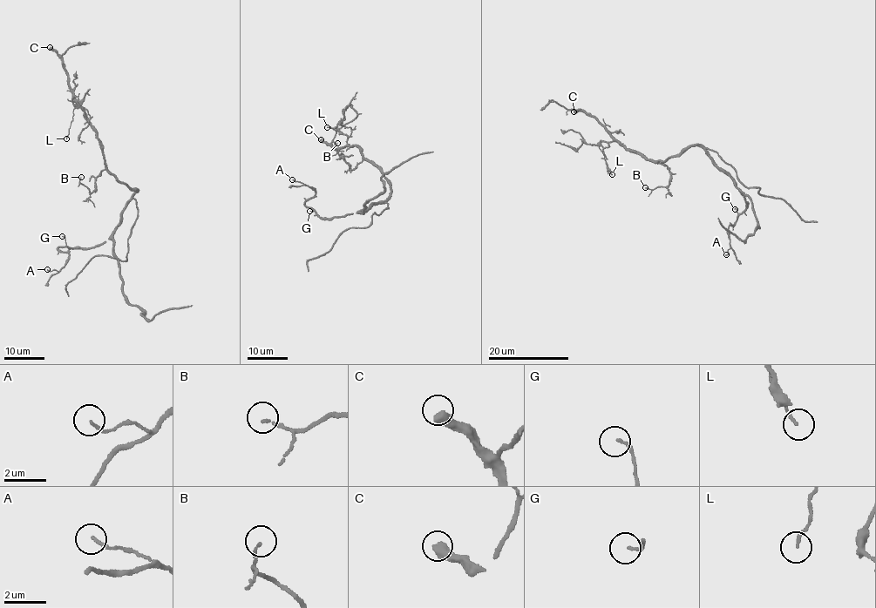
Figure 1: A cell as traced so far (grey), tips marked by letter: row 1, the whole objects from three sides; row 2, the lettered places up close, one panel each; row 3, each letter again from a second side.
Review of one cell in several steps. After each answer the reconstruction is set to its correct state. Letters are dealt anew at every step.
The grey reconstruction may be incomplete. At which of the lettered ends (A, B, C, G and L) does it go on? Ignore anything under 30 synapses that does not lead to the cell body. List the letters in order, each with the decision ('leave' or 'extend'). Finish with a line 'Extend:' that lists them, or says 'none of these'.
A: leave
B: leave
C: extend
G: leave
L: leave
Extend: C

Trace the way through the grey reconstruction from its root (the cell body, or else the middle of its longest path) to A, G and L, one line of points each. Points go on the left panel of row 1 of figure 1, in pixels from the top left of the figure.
A: (137, 188), (108, 239), (94, 247), (58, 247), (68, 253), (68, 261), (58, 271), (47, 269)
G: (137, 188), (120, 221), (101, 244), (72, 248), (62, 236)
L: (137, 188), (118, 180), (108, 169), (102, 143), (80, 107), (73, 111), (66, 138)

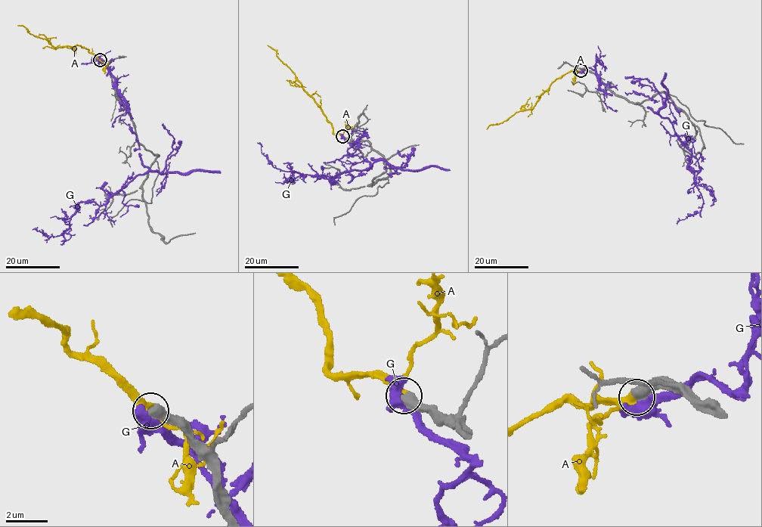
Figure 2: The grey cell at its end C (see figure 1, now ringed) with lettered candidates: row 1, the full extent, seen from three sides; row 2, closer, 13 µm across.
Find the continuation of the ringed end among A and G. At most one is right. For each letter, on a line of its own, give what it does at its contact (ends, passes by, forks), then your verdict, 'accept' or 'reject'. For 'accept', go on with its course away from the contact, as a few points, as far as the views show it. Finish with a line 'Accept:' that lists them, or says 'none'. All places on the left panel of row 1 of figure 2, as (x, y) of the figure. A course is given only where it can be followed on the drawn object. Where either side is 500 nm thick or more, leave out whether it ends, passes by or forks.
A: accept; it runs (100, 60), (90, 54), (88, 49), (80, 44), (54, 48), (47, 40), (17, 25)
G: reject
Accept: A

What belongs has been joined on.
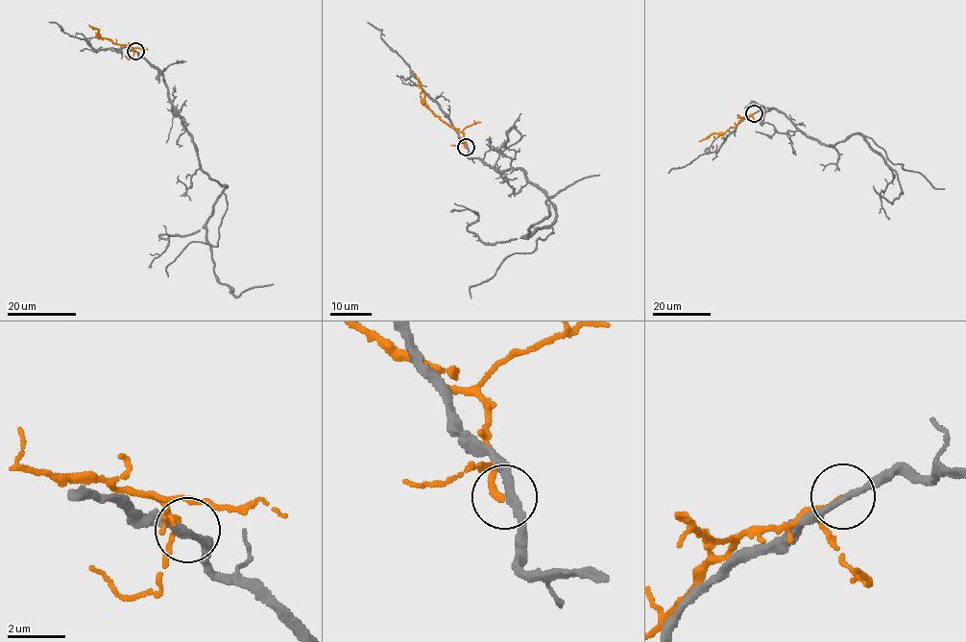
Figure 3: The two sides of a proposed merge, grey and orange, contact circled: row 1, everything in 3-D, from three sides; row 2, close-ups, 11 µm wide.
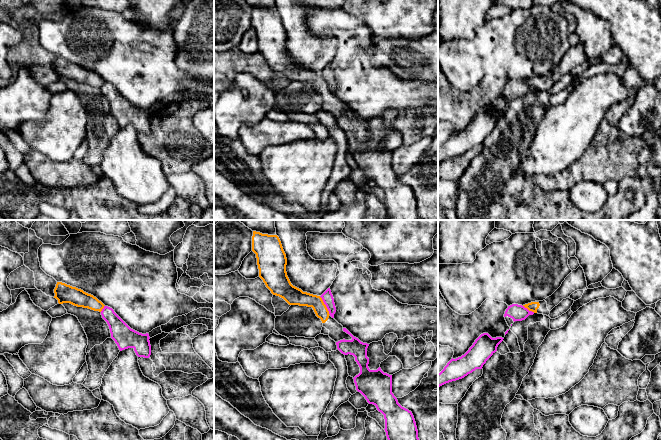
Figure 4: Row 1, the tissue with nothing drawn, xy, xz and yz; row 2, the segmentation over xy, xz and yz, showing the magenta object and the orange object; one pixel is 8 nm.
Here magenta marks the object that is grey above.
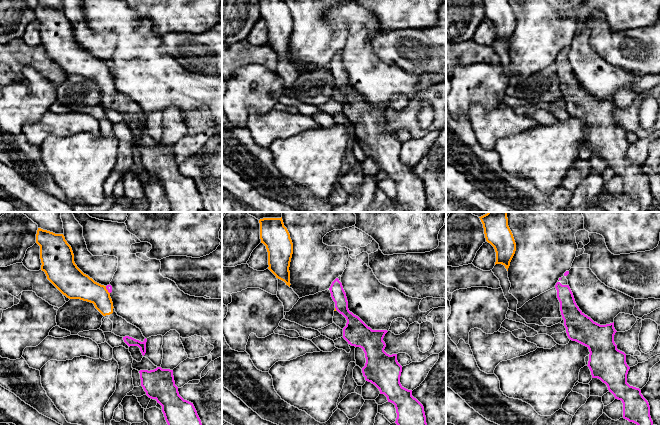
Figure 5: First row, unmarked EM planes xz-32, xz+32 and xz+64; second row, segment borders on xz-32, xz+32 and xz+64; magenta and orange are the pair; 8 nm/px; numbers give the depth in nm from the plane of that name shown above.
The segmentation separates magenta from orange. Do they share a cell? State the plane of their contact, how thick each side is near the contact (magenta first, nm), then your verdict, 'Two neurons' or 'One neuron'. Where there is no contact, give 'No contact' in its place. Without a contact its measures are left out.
Touches magenta in xz. Thickness 90 nm (magenta) against 140 nm. Two neurons

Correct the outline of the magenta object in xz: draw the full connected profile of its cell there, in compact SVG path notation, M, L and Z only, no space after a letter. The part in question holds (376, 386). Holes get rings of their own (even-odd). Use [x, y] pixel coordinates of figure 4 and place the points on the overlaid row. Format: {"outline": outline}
{"outline": "M343 328L343 331L352 339L336 342L337 349L344 355L350 354L355 357L360 367L360 373L353 378L356 390L384 415L387 439L419 440L412 412L402 407L392 393L392 375L384 373L380 367L377 370L370 370L367 357L369 344L361 342L346 328Z"}

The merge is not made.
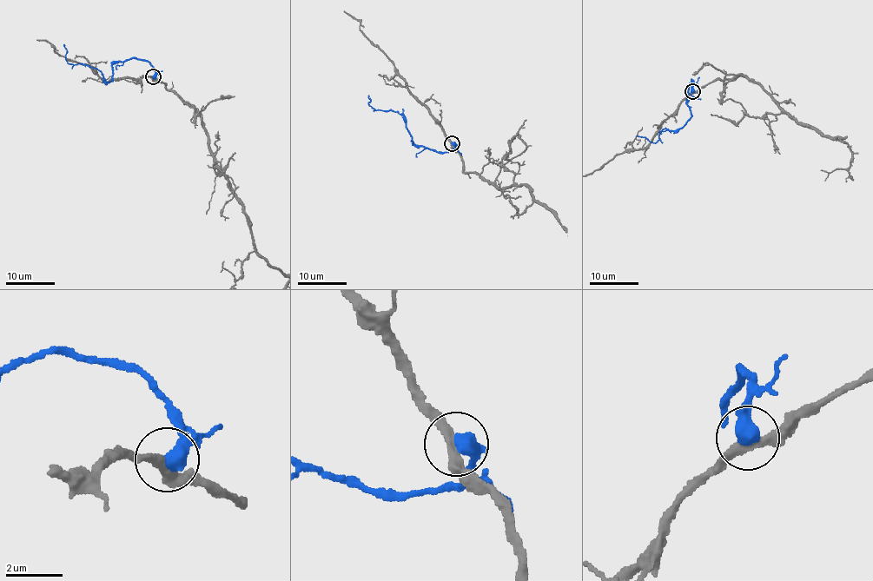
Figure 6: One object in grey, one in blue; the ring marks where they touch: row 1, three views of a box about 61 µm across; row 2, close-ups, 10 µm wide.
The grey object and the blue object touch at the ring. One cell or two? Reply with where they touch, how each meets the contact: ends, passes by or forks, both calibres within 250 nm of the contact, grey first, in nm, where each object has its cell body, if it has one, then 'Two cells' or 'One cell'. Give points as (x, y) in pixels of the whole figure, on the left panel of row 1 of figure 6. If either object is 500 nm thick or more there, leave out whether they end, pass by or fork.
Place: (153, 76). Thickness 280 nm (grey) against 600 nm. Soma of grey: none. Soma of blue: none. Two cells

